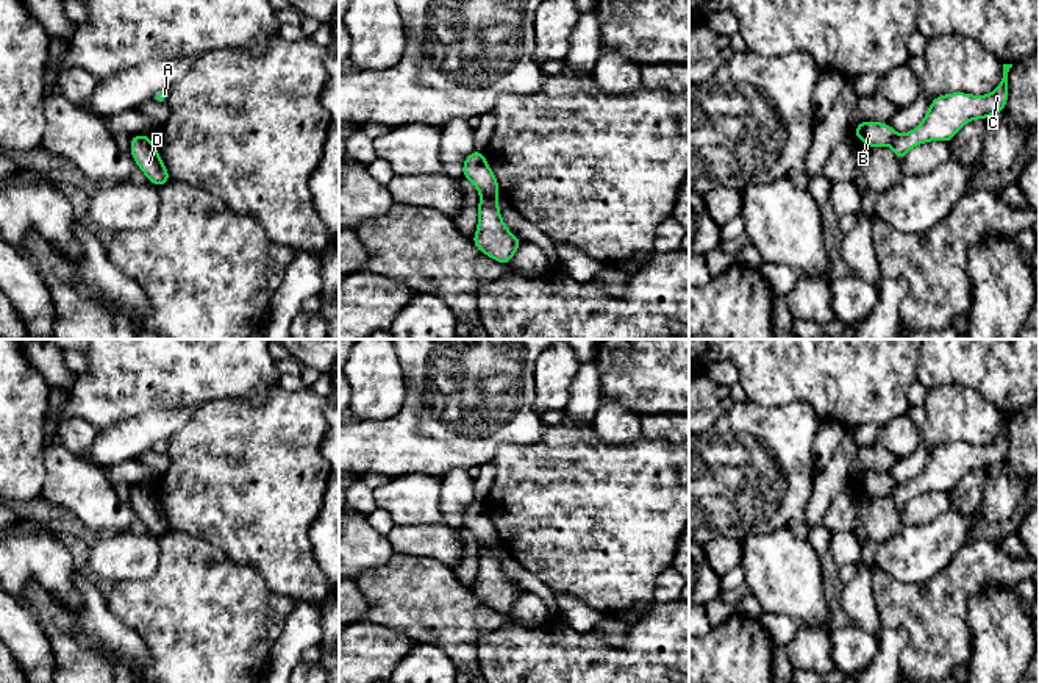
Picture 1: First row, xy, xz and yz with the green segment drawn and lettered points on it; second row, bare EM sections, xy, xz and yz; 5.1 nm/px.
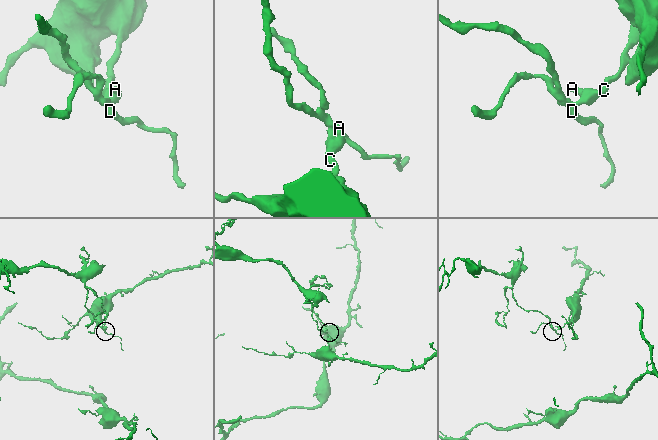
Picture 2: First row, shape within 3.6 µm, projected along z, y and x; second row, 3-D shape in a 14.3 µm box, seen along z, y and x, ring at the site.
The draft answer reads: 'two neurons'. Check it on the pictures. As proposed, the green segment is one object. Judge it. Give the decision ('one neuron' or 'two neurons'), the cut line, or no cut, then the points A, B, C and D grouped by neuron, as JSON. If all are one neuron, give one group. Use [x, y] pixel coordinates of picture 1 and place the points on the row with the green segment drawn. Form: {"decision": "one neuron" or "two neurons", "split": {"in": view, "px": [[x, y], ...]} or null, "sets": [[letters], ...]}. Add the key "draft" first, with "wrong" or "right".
{"draft": "right", "decision": "two neurons", "split": {"in": "xz", "px": [[482, 196], [496, 199]]}, "sets": [["A", "C", "D"], ["B"]]}

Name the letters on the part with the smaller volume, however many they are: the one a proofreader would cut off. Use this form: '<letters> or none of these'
A, C, D

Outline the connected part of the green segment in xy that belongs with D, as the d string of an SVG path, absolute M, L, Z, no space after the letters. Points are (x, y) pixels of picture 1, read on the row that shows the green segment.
M133 134L130 145L133 159L150 183L161 188L172 180L167 173L166 164L159 159L159 153L152 138L139 138Z

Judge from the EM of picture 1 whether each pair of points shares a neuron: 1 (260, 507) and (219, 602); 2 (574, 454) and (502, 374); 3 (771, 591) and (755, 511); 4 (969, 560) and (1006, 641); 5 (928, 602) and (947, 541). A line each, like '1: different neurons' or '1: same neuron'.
1: different neurons
2: different neurons
3: different neurons
4: different neurons
5: different neurons

